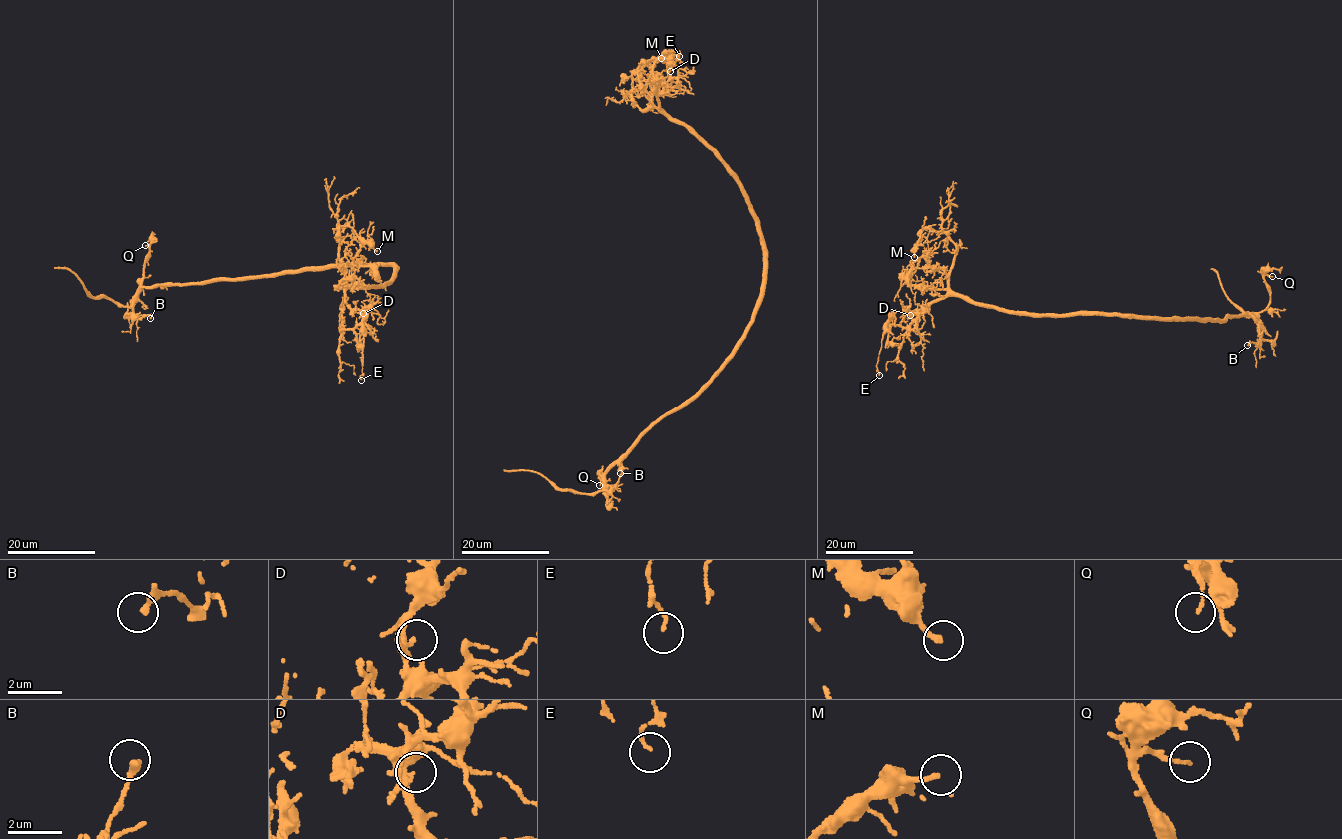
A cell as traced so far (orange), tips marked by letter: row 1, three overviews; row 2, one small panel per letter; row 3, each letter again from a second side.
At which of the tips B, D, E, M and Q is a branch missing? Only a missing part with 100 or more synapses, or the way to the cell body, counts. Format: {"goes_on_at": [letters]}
{"goes_on_at": []}

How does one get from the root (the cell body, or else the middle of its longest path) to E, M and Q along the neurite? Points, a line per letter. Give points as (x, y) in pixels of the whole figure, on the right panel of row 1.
E: (1167, 319), (1008, 312), (949, 296), (927, 306), (906, 327), (888, 322), (877, 361), (879, 375)
M: (1167, 319), (1001, 311), (971, 303), (949, 288), (948, 276), (926, 260), (930, 250), (925, 242), (914, 257)
Q: (1167, 319), (1197, 316), (1225, 320), (1227, 314), (1259, 313), (1269, 303), (1263, 276), (1272, 276)

